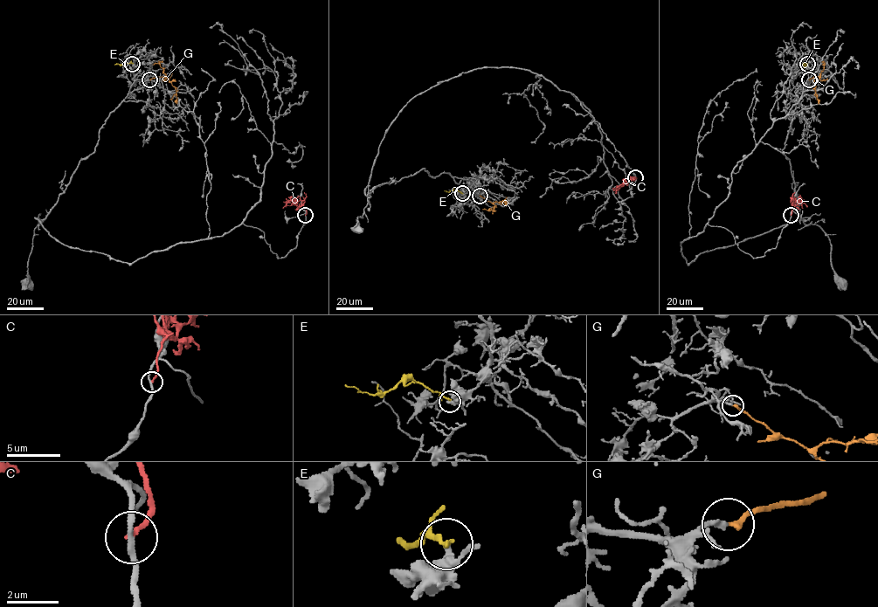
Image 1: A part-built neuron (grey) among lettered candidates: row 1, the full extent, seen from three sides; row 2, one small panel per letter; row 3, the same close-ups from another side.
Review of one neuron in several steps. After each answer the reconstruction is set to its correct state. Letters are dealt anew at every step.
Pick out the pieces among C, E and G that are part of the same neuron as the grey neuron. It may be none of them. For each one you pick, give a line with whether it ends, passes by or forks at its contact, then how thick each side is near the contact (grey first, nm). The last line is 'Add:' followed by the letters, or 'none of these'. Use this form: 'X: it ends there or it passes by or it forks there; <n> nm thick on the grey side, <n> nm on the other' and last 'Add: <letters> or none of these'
G: it ends there; 200 nm thick on the grey side, 200 nm on the other
Add: G

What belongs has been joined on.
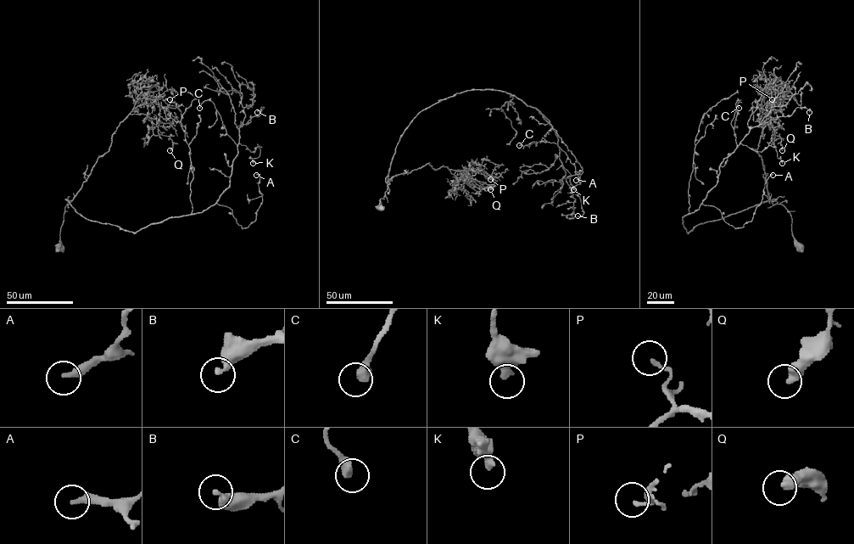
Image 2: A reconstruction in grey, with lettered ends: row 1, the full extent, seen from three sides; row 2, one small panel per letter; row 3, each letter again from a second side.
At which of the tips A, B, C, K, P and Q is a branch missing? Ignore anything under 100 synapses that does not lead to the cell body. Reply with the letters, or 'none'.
none

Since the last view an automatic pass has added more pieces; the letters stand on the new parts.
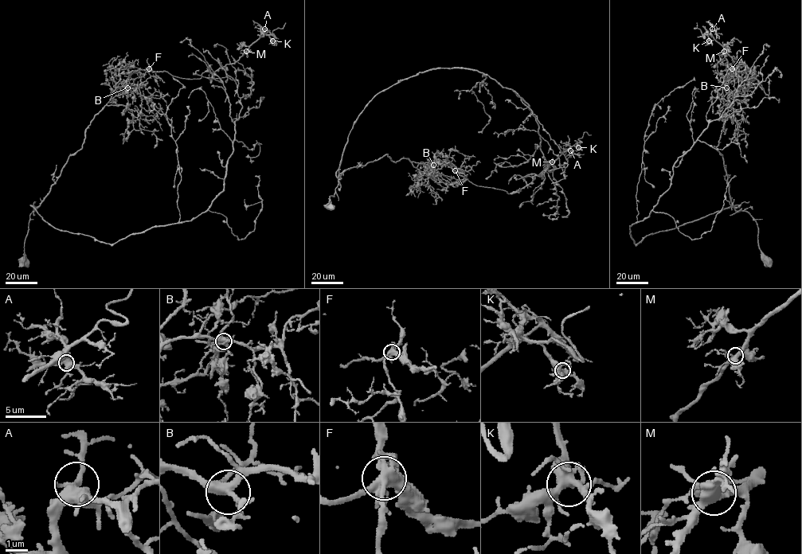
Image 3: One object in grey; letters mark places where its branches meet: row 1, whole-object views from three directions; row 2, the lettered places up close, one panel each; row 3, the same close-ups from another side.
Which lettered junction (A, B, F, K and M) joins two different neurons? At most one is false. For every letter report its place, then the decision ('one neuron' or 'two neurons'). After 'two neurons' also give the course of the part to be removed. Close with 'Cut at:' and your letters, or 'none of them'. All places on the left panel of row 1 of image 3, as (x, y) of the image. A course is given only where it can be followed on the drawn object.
A: place (264, 29); one neuron
B: place (127, 87); one neuron
F: place (149, 68); two neurons; course (149, 68), (200, 79), (203, 72), (234, 63), (264, 35), (276, 38), (272, 31), (285, 22)
K: place (272, 40); one neuron
M: place (246, 51); one neuron
Cut at: F

